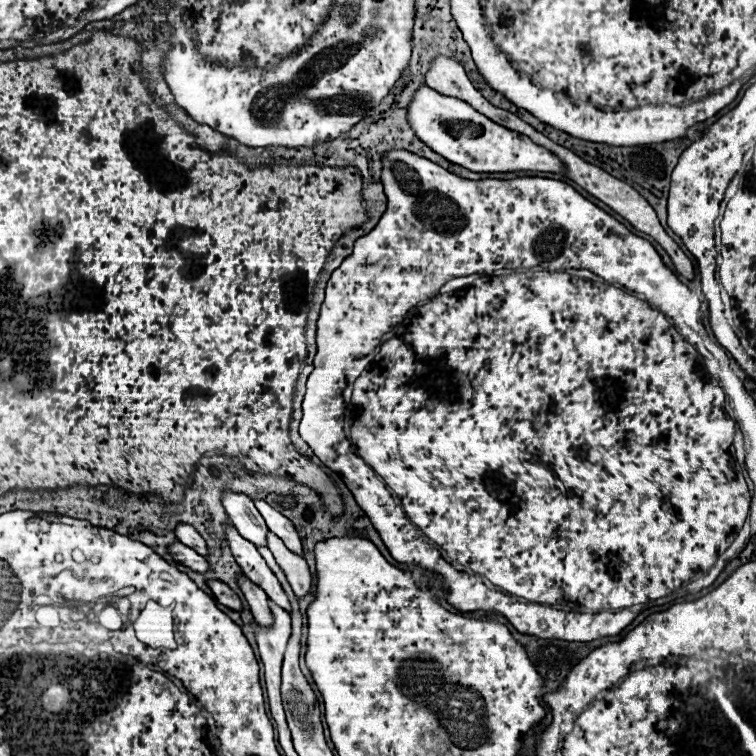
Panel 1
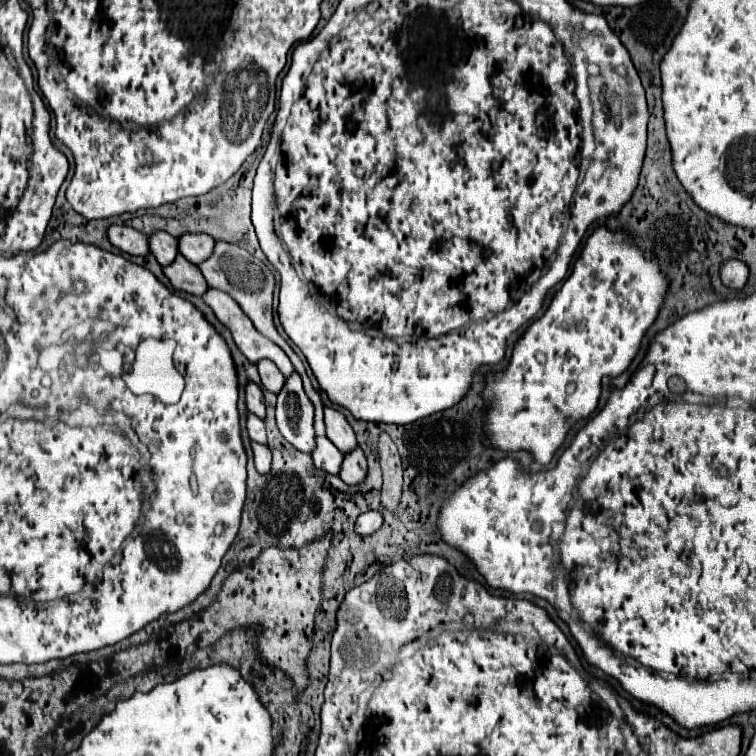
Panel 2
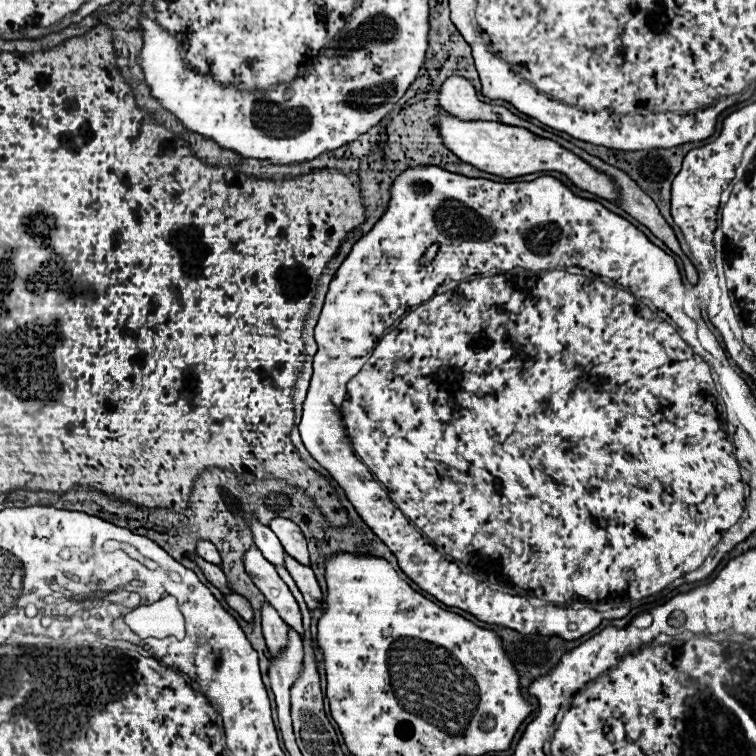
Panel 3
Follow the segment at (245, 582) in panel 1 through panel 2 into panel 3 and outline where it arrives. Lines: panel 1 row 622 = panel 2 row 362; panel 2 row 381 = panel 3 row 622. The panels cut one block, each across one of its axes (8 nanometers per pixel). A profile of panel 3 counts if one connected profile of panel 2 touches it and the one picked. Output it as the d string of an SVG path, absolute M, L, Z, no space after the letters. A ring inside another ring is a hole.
M264 602L260 606L260 620L262 620L262 634L264 634L264 640L270 648L270 652L278 654L278 650L282 650L282 646L286 646L288 624L278 616L278 612L268 602Z

